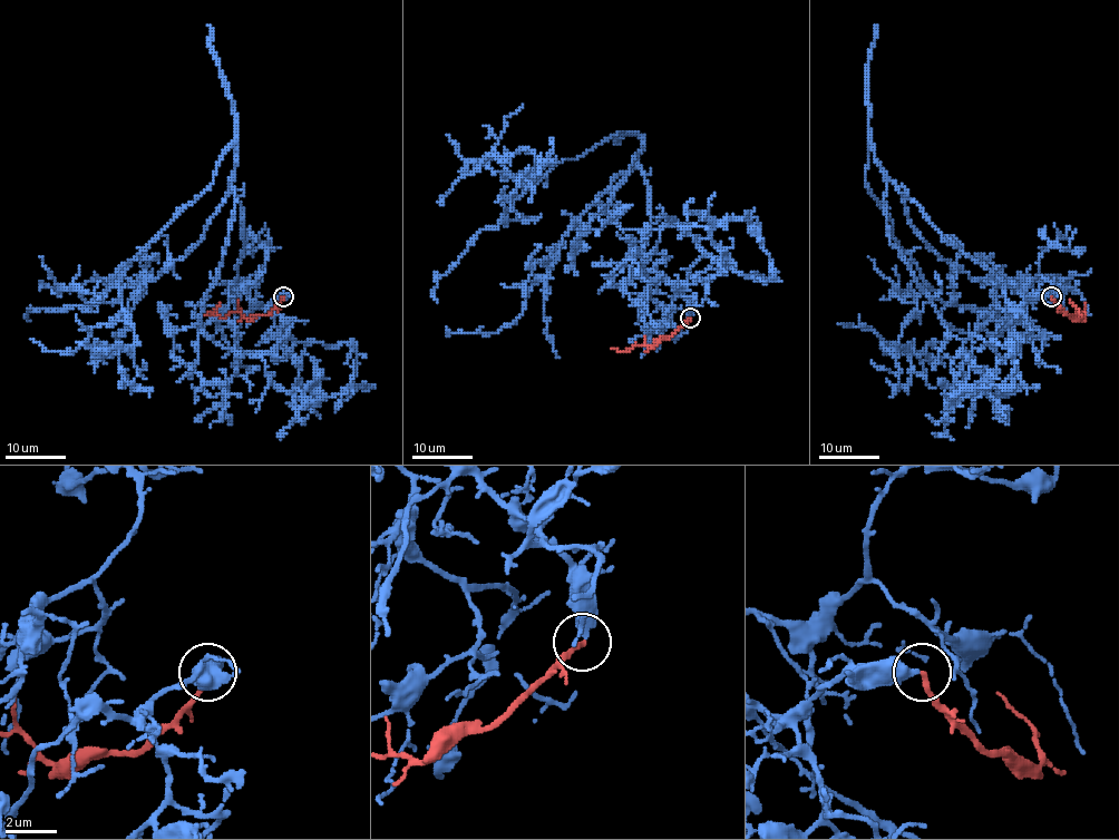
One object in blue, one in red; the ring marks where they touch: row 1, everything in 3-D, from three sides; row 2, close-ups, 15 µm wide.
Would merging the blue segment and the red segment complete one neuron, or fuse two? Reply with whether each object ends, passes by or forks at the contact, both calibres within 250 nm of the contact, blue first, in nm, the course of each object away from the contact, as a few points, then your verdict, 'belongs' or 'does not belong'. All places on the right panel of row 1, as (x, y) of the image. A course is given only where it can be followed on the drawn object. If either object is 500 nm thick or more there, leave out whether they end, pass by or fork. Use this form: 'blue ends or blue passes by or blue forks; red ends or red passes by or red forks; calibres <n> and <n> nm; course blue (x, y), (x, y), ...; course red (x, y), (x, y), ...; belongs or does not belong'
blue ends; red ends; calibres 440 and 200 nm; course blue (1050, 295), (1015, 306), (869, 145), (866, 186), (923, 282), (899, 343), (884, 348), (936, 340); course red (1052, 295), (1067, 314), (1079, 316), (1078, 311), (1082, 316), (1085, 312), (1081, 315); does not belong

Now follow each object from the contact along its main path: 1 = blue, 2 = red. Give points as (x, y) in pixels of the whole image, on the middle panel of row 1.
1: (690, 316), (644, 266), (639, 136), (616, 133), (526, 189), (542, 166), (529, 150), (488, 155), (438, 203)
2: (690, 319), (674, 333), (661, 339), (653, 345), (638, 344), (621, 351), (612, 348)

